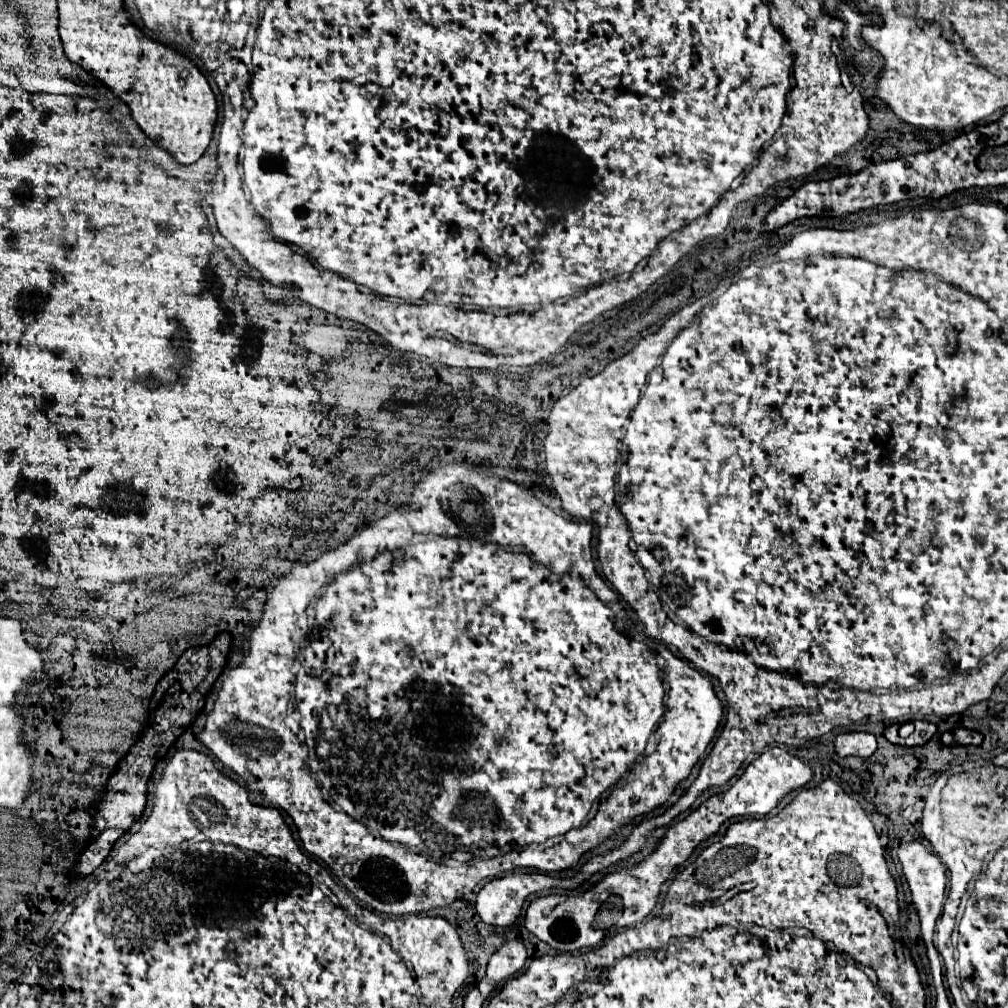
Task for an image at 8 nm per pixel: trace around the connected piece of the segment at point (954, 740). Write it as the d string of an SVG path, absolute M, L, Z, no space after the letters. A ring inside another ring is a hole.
M953 729L941 735L941 743L951 747L951 745L981 745L983 737L977 731L971 729Z

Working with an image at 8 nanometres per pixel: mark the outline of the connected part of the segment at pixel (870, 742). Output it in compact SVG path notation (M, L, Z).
M843 733L837 735L835 739L835 751L839 757L857 755L867 759L875 753L875 749L877 749L877 741L869 733Z

